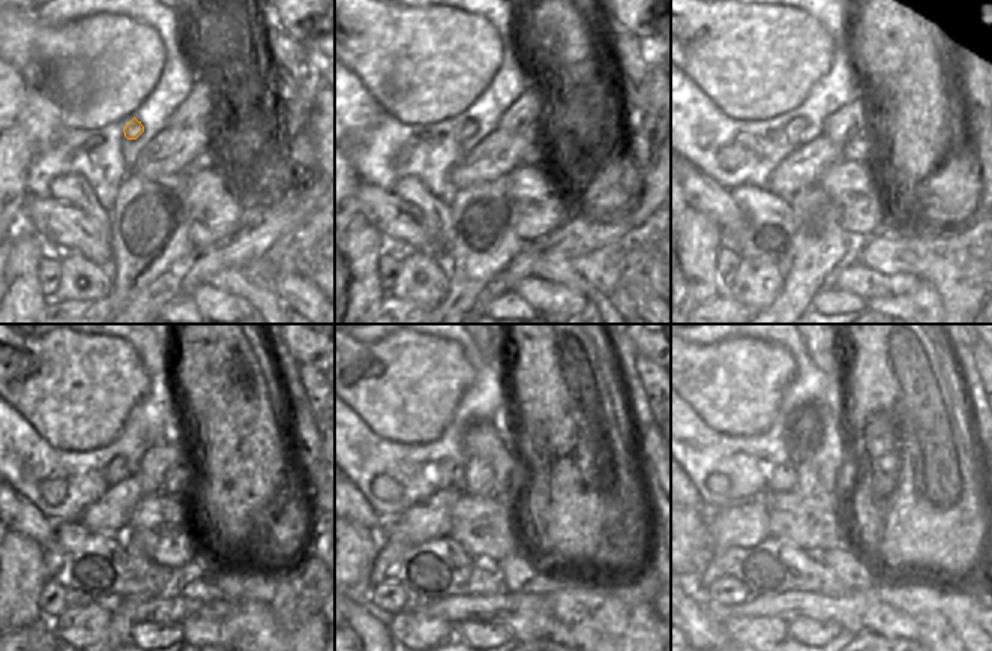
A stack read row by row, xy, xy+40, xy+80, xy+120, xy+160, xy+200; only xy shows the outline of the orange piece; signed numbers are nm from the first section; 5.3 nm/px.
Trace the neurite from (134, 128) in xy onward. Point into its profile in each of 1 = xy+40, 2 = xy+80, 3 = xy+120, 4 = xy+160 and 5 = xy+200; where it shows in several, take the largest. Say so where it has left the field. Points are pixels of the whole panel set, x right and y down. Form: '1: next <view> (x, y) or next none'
1: next xy+40 (468, 128)
2: next xy+80 (797, 125)
3: next xy+120 (117, 471)
4: next xy+160 (449, 474)
5: next xy+200 (782, 477)

